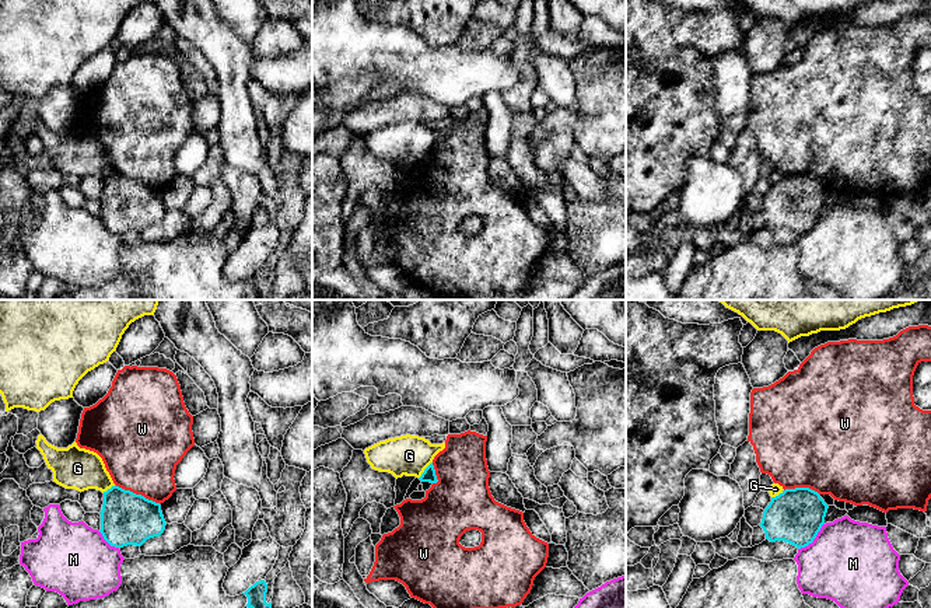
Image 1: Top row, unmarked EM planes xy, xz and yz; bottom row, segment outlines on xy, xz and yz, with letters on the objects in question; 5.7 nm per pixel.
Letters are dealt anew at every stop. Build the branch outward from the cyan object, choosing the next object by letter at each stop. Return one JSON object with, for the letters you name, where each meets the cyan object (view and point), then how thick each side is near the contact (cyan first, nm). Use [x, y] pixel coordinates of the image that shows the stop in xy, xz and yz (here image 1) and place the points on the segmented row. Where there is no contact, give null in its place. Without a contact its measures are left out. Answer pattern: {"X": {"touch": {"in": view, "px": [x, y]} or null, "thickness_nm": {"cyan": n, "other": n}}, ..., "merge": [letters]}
{"merge": []}

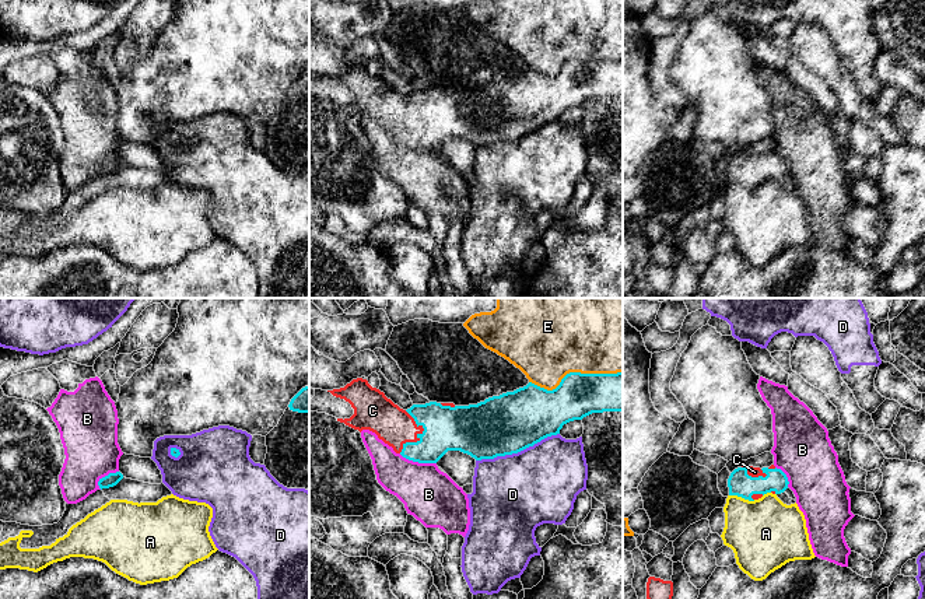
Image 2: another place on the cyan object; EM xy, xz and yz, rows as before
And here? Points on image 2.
{"C": {"touch": {"in": "xz", "px": [417, 435]}, "thickness_nm": {"cyan": 260, "other": 220}}, "merge": ["C"]}

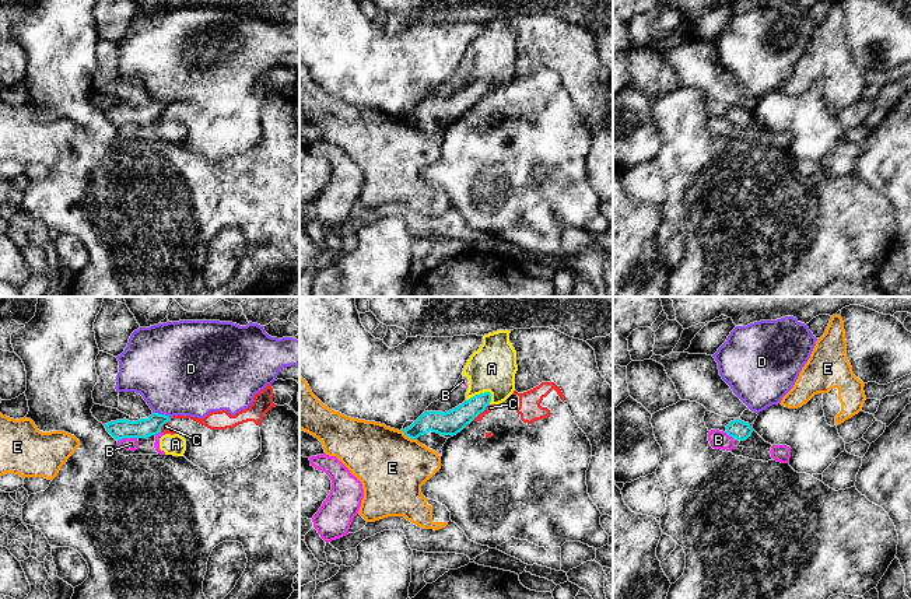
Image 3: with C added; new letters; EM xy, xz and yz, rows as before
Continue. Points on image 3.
{"merge": []}

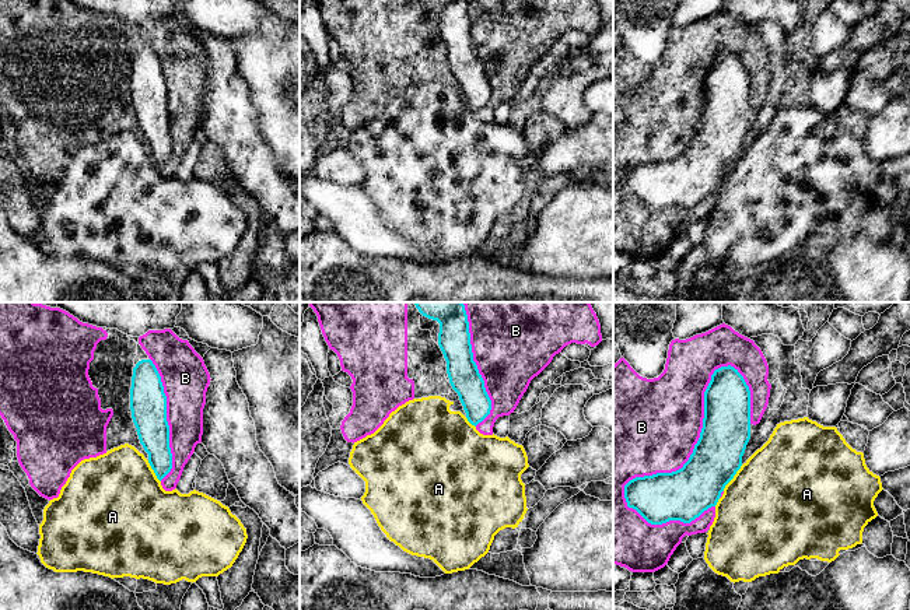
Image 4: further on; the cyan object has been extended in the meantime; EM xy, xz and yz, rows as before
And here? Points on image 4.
{"merge": []}

